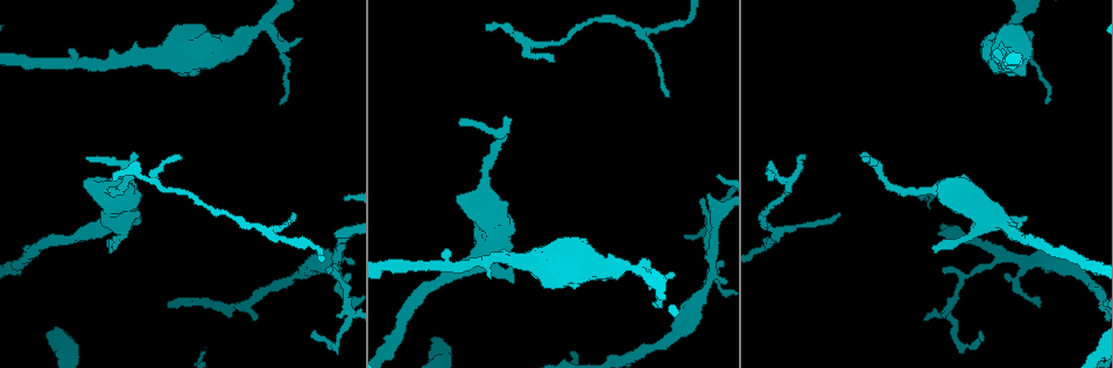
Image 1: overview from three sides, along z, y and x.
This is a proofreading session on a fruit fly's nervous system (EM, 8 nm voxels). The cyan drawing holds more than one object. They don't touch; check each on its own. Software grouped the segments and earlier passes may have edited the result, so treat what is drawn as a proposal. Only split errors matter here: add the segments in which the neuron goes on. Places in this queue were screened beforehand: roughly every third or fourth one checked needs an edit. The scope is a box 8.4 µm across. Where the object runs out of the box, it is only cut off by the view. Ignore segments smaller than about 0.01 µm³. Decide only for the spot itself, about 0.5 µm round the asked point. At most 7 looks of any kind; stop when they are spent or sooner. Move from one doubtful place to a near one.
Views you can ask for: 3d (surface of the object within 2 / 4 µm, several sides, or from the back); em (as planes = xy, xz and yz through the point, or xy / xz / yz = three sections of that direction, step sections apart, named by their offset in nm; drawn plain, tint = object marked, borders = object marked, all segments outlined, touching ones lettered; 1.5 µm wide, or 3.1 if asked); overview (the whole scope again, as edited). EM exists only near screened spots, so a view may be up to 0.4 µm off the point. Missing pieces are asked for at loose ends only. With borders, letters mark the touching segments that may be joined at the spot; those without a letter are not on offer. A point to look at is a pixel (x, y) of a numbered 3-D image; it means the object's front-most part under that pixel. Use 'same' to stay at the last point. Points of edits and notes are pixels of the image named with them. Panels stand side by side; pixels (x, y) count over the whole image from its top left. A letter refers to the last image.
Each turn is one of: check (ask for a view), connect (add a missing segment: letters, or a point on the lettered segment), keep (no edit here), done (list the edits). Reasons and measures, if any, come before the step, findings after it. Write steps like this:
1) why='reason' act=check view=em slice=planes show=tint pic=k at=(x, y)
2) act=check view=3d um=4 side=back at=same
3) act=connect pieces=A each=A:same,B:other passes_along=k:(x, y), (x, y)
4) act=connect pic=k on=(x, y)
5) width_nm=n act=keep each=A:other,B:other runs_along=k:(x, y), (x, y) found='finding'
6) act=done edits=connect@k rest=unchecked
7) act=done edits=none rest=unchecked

why='thin end' act=check view=em slice=planes show=borders pic=1 at=(1047, 103)

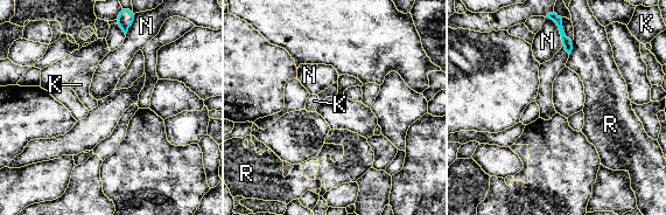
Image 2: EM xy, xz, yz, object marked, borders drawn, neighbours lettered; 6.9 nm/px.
longest_contact=N:240nm act=keep each=K:other,N:other,R:other found='no lettered segment goes on from it'

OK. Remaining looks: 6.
why='an open end' act=check view=em slice=xz step=8 show=tint pic=1 at=(131, 154)

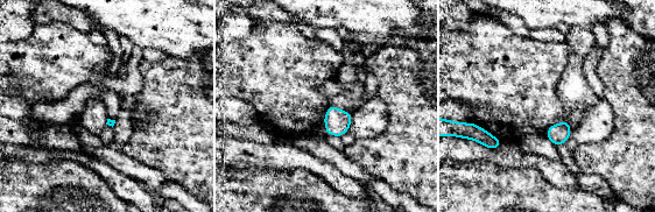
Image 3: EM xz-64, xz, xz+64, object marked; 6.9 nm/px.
act=check view=em slice=planes show=tint at=same

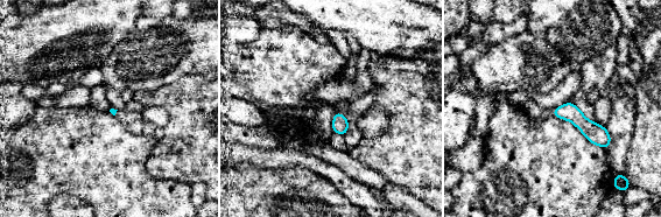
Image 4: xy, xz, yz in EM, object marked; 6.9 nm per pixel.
act=check view=em slice=planes show=borders at=same

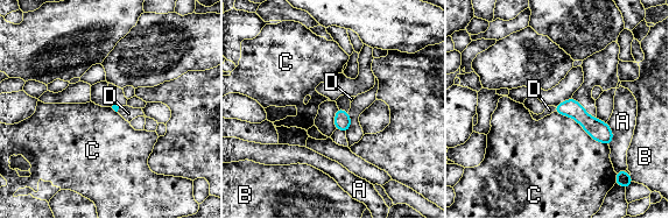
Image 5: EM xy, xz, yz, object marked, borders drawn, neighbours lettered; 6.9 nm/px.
act=connect pieces=D each=A:other,B:other,C:other,D:same passes_along=5:(570, 107), (554, 107), (549, 110) found='it goes on there'

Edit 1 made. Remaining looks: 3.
why='thick end' act=check view=em slice=planes show=plain pic=1 at=(456, 197)

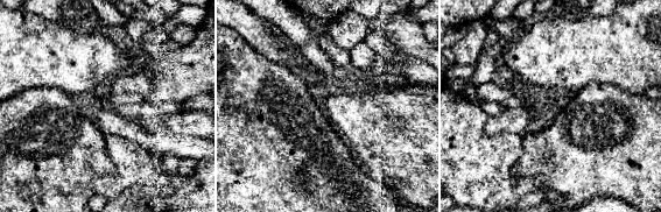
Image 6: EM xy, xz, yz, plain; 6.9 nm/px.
why='what lies round it' act=check view=em slice=planes show=borders at=same

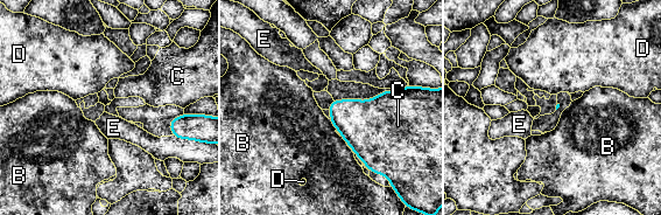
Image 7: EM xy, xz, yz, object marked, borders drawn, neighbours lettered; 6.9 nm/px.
act=keep each=B:other,C:other,D:other,E:other border=7:(329, 119), (337, 129) found='none of them fits'

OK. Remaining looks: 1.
act=done edits=connect@5 rest=unchecked

